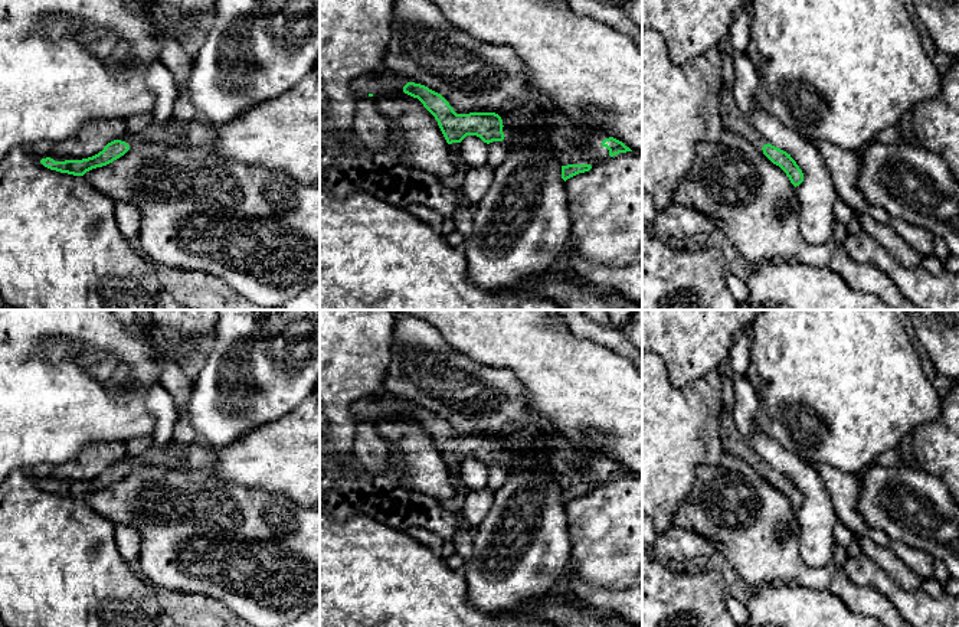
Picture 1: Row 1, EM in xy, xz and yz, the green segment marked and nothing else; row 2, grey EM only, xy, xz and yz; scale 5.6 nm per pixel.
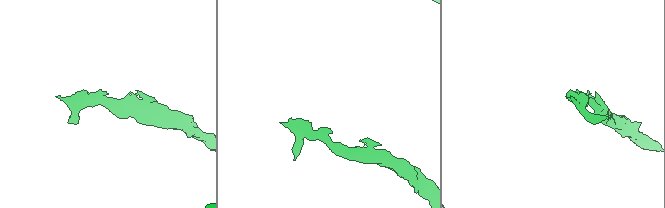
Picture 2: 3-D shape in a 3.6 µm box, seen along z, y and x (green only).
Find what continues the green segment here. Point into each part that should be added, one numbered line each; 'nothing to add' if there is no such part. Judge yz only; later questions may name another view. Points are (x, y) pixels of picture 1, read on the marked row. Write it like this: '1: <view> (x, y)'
1: yz (733, 120)

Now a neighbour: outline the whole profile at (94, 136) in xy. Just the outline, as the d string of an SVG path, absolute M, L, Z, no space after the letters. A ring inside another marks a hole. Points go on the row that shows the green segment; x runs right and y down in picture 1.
M95 120L81 127L72 138L53 143L52 154L71 160L82 160L92 157L104 150L104 147L125 135L127 127L122 120Z

